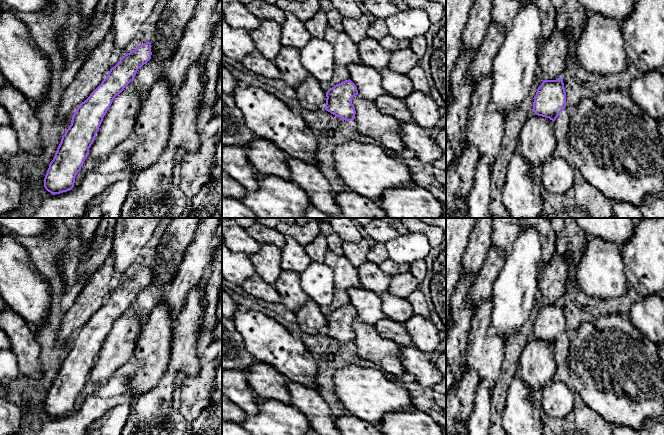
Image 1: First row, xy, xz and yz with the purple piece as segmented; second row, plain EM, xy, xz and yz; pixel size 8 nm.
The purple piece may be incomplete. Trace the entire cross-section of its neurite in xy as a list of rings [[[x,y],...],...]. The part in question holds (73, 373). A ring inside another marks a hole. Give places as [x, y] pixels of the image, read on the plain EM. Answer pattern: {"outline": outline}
{"outline": [[[151,266],[139,269],[135,274],[125,278],[120,285],[110,293],[107,301],[90,318],[90,320],[80,328],[72,340],[71,349],[62,360],[53,384],[44,402],[44,411],[51,418],[67,416],[74,411],[75,401],[81,394],[83,387],[89,379],[89,372],[93,368],[104,340],[109,334],[113,324],[124,312],[134,304],[139,292],[151,283]]]}

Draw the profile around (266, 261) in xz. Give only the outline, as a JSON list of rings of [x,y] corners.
[[[263,243],[258,251],[249,255],[257,275],[265,282],[274,285],[278,280],[282,268],[282,250],[272,243]]]

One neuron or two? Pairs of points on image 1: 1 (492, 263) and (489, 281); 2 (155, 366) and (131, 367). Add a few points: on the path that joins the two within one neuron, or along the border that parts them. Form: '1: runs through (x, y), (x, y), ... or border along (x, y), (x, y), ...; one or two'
1: runs through (492, 267), (489, 277); one
2: border along (134, 356), (138, 367), (130, 380), (131, 390); two

